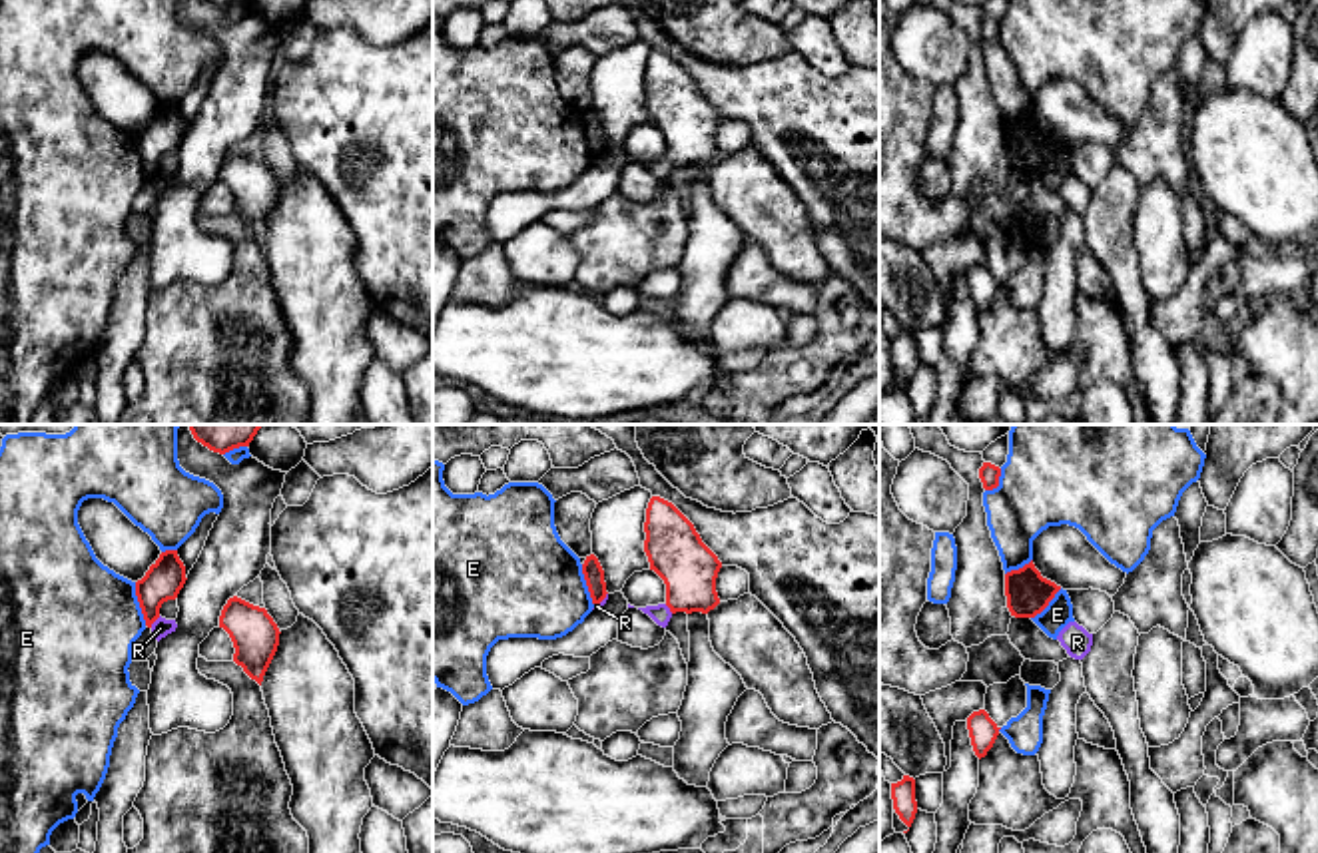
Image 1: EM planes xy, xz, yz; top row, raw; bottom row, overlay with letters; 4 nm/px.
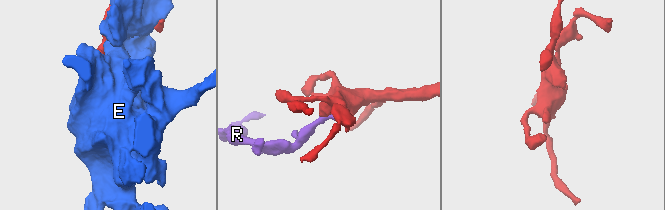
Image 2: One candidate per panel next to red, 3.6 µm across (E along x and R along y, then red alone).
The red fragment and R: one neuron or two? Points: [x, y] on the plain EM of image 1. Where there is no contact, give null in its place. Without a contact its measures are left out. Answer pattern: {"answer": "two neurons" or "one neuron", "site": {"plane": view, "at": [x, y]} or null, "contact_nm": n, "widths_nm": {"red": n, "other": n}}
{"answer": "one neuron", "site": {"plane": "xy", "at": [154, 174]}, "contact_nm": 60, "widths_nm": {"red": 150, "other": 80}}

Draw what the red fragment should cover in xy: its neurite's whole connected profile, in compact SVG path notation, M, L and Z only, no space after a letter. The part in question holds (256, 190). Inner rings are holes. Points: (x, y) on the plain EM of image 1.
M237 149L229 151L219 169L235 201L233 215L259 239L279 199L279 181L265 161Z

